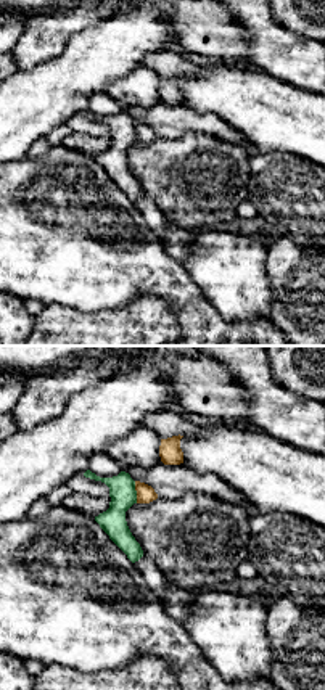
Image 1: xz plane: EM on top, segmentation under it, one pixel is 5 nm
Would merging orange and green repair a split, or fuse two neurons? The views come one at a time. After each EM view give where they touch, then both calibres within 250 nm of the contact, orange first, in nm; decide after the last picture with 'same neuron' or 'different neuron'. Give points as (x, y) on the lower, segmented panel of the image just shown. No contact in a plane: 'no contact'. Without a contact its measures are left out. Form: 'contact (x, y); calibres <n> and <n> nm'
contact (137, 492); calibres 90 and 130 nm

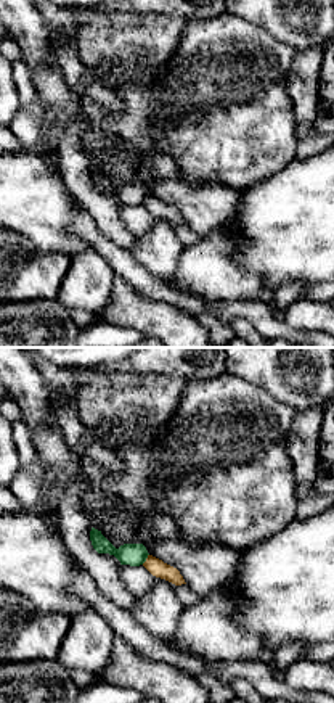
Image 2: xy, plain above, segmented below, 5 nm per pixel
contact (146, 559); calibres 90 and 110 nm

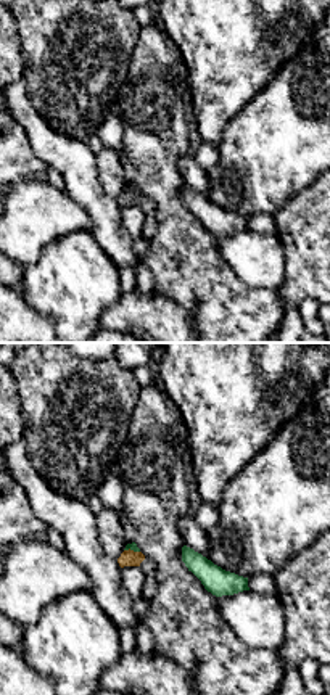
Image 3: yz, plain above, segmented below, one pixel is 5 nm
contact (132, 551); calibres 80 and 40 nm

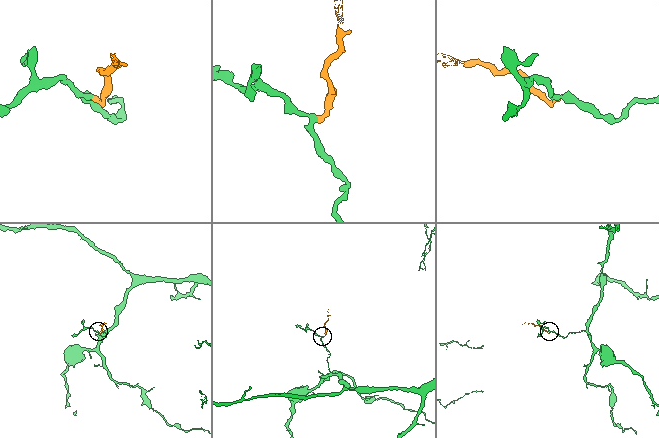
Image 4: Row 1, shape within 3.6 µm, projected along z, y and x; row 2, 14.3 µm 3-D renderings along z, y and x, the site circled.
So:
different neuron

